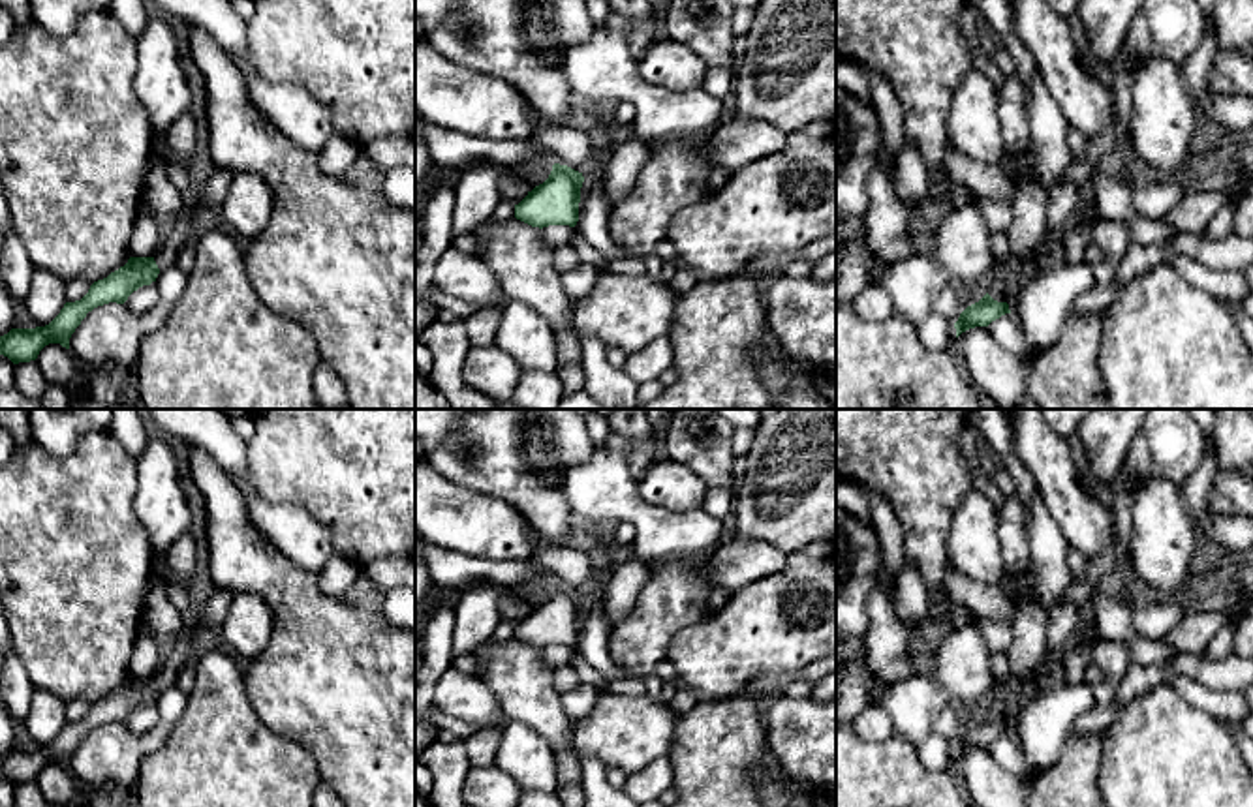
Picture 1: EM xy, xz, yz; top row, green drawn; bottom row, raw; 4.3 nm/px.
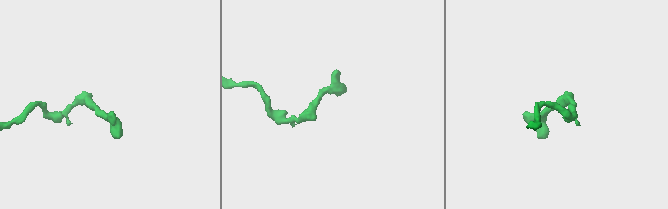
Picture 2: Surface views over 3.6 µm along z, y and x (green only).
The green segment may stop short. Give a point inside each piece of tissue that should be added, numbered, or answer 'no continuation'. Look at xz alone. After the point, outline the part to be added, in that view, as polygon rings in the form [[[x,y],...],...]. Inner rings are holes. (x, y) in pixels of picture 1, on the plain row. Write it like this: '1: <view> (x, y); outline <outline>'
no continuation

